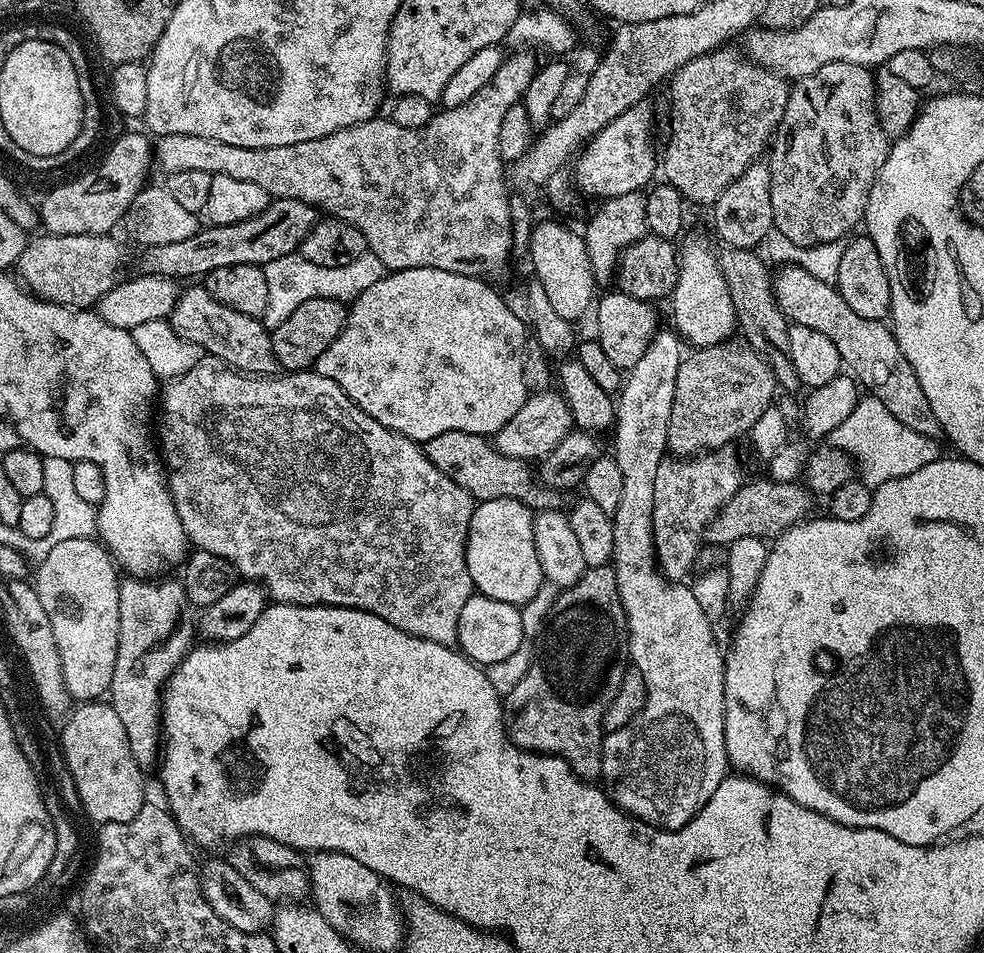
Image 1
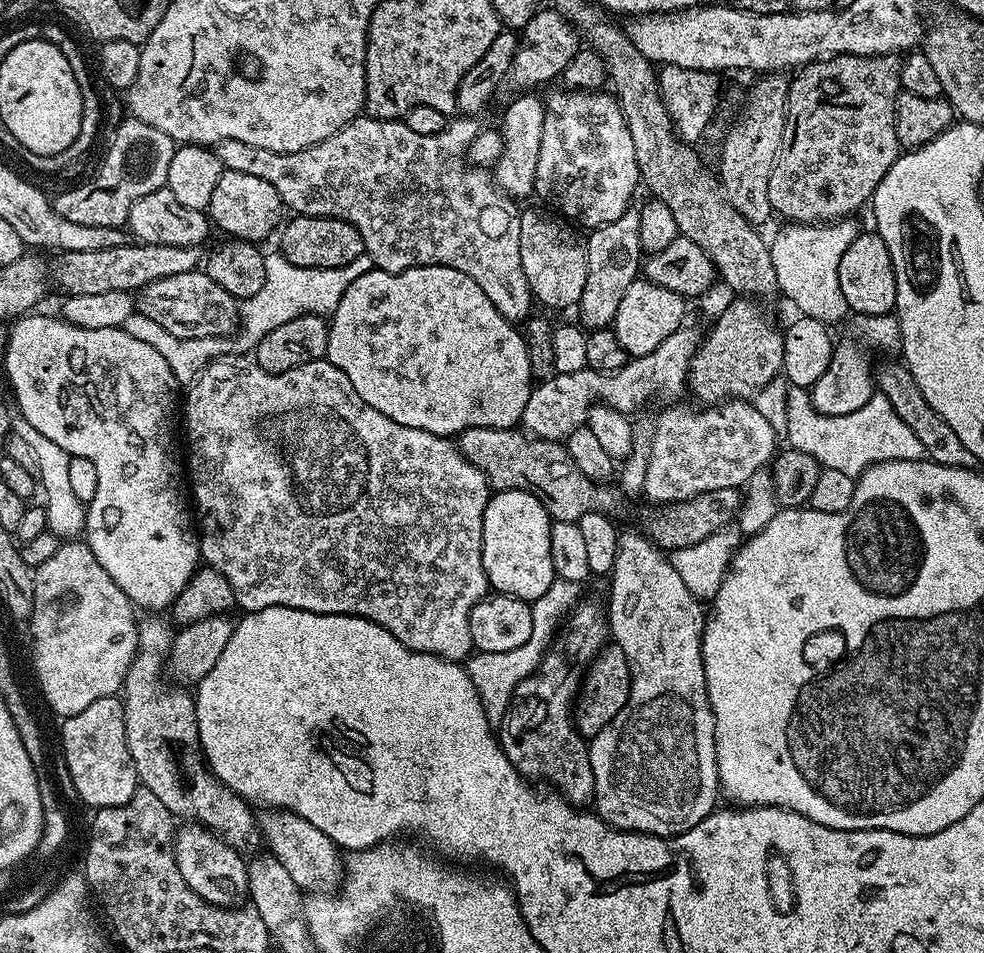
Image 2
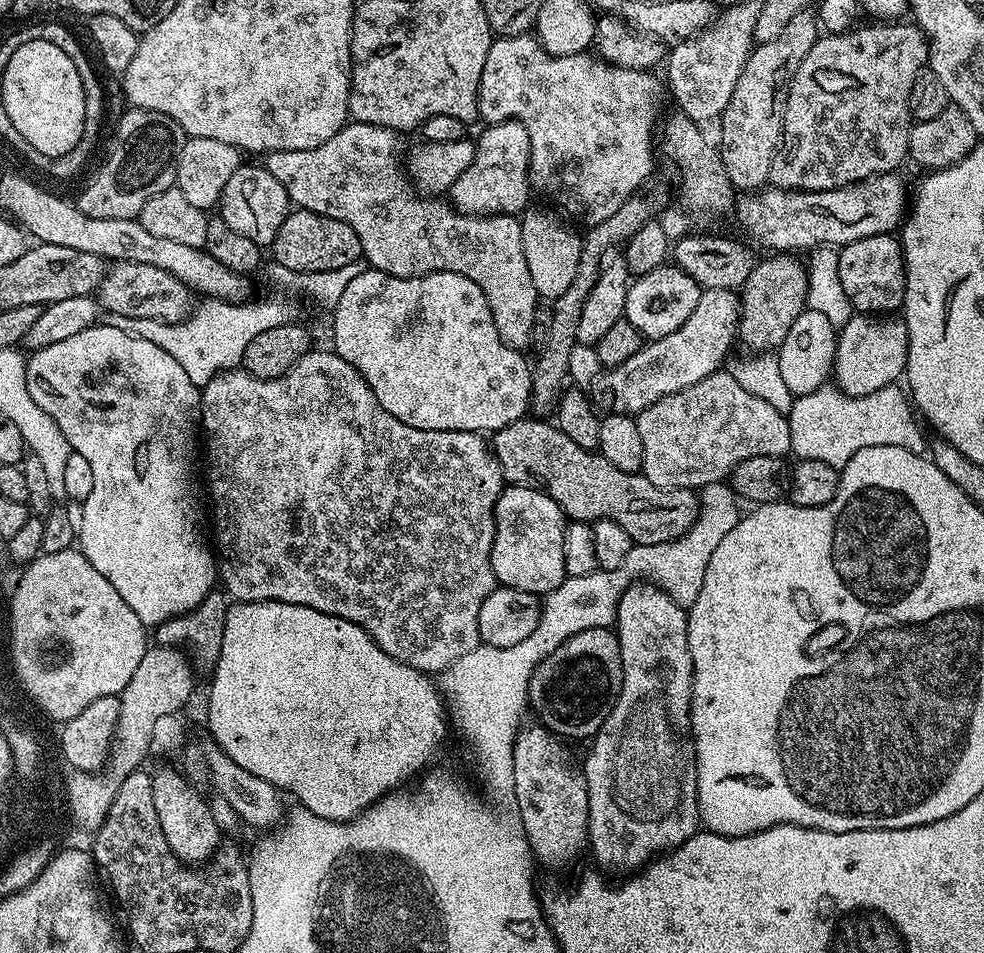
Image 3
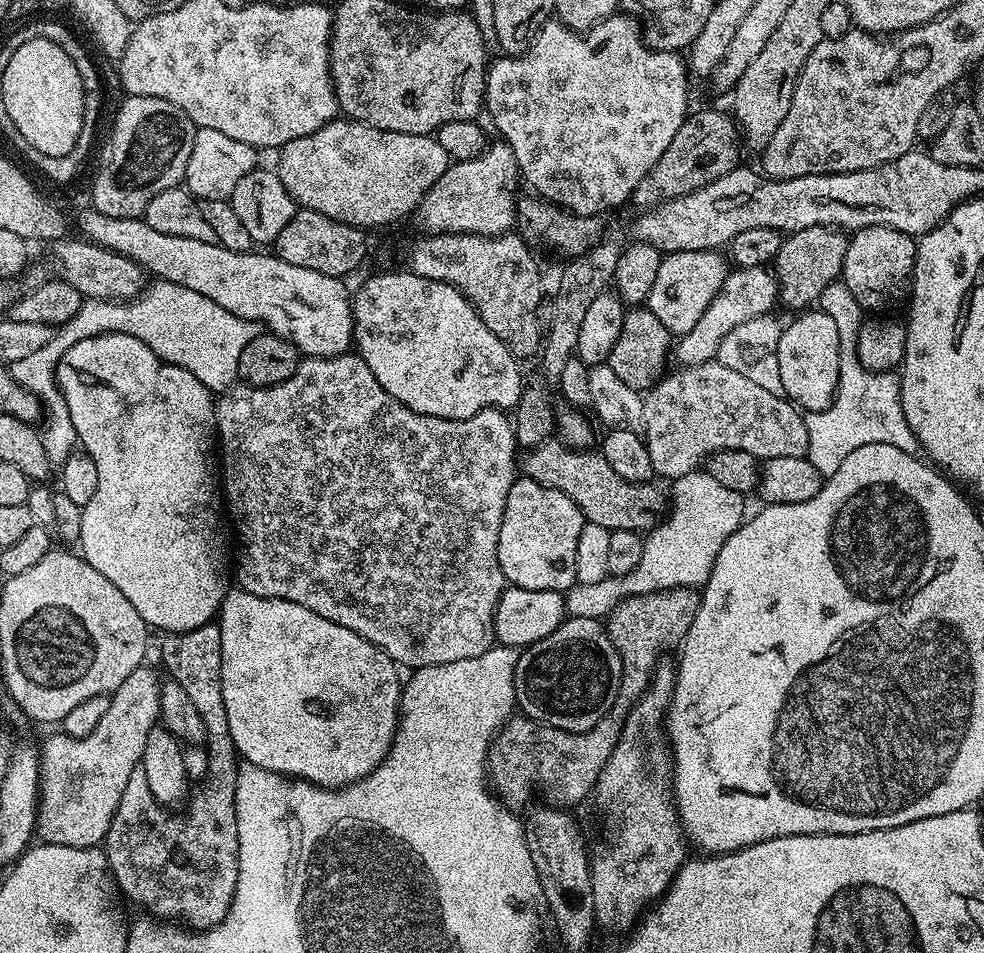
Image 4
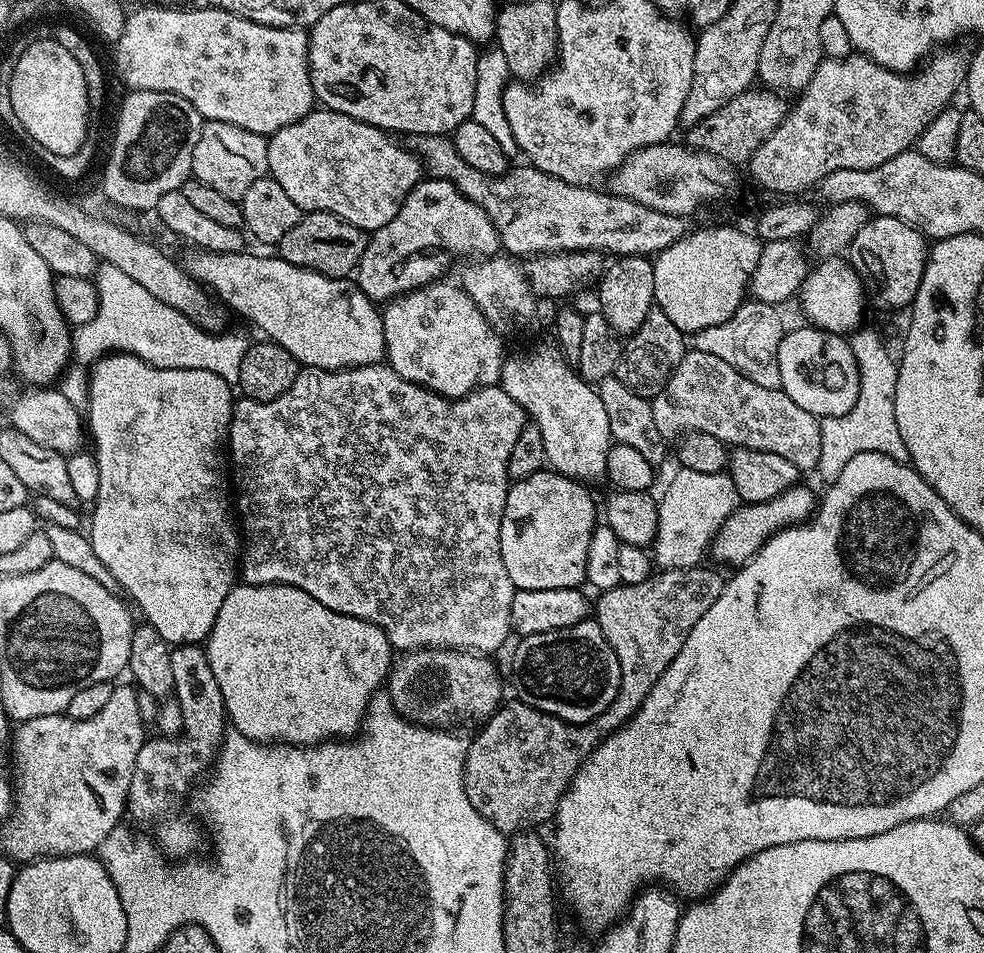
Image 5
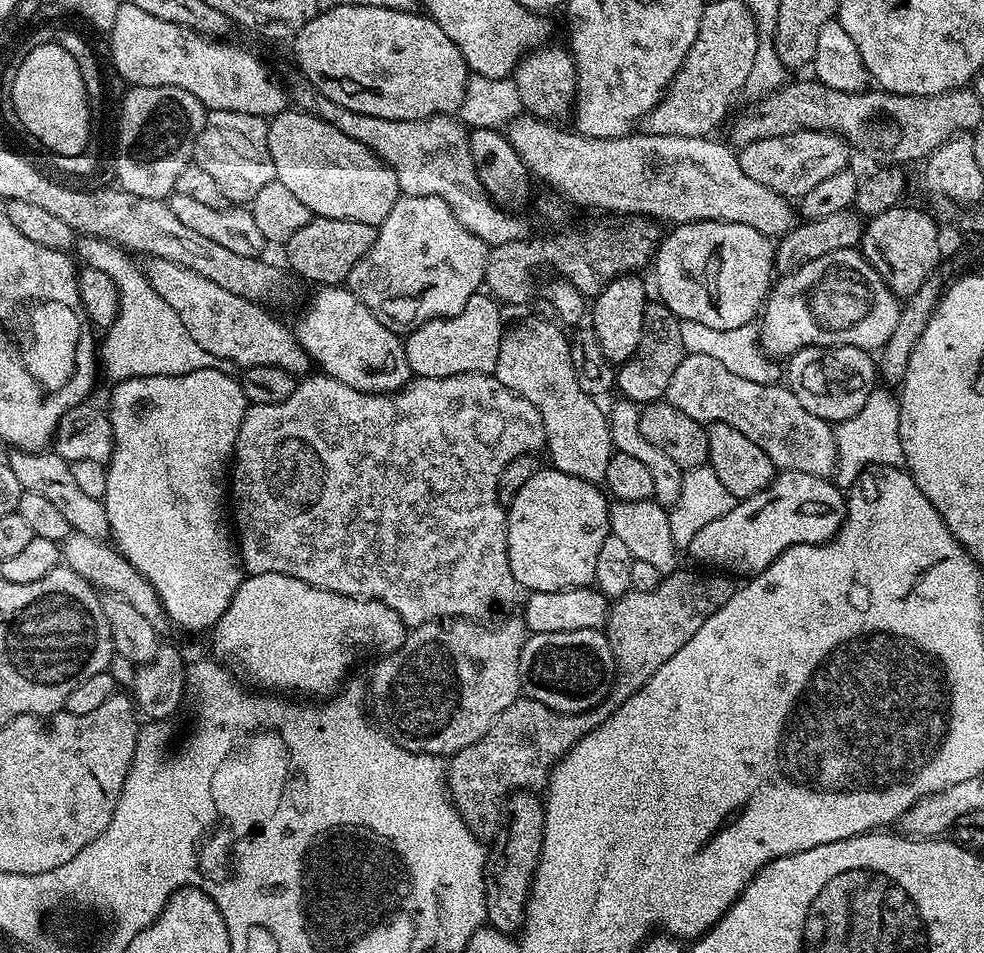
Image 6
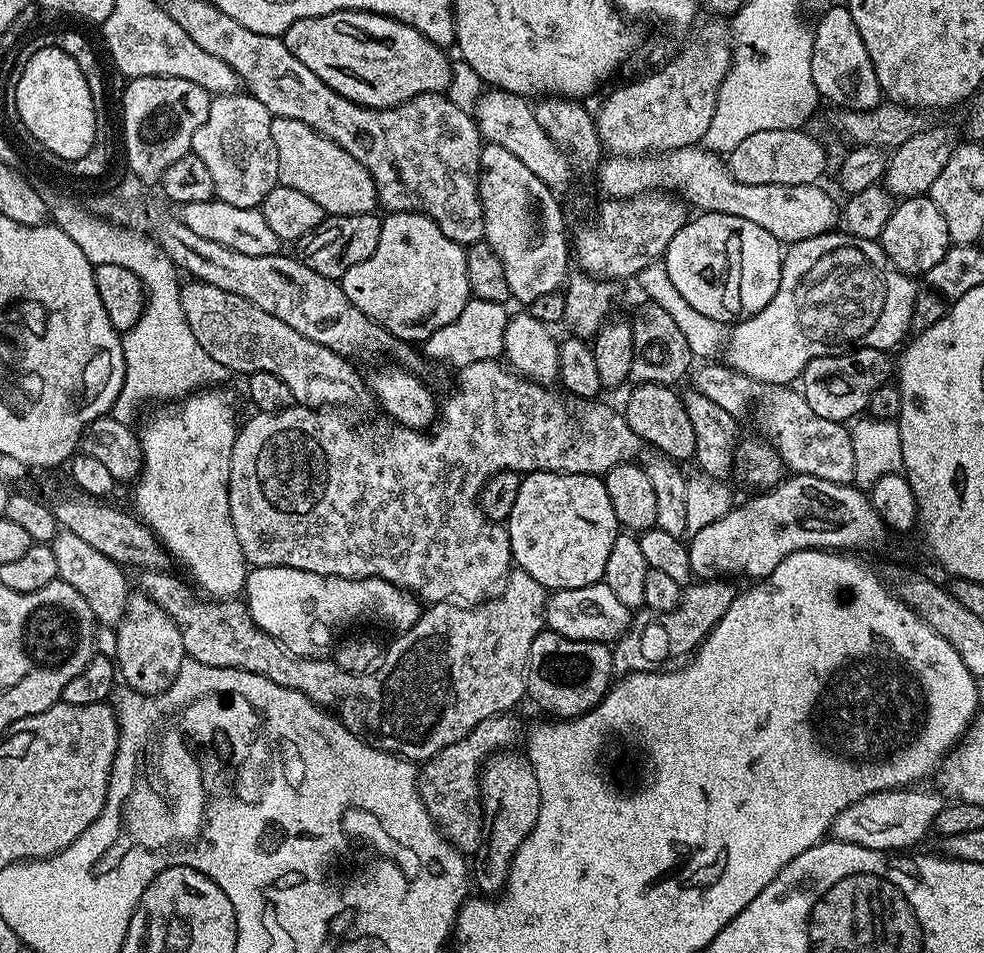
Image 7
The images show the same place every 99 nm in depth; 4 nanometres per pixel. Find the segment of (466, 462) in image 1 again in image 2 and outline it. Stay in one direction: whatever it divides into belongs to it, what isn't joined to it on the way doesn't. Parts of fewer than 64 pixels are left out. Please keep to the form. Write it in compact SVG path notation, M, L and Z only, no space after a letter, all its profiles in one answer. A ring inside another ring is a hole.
M515 427L467 428L459 433L458 447L470 463L482 470L493 489L526 490L534 494L555 522L579 522L582 514L595 512L615 513L622 499L619 487L586 478L586 474L574 466L567 447L558 440L539 440Z

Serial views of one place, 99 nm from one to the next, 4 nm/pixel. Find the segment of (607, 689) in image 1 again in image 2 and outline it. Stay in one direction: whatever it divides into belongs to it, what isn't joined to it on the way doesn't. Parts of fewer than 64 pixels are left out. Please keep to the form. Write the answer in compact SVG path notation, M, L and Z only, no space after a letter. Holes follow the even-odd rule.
M585 602L577 603L576 607L564 617L557 633L552 637L552 643L548 645L548 649L544 652L544 657L540 659L540 664L528 677L522 682L518 682L518 686L514 690L514 694L510 698L510 702L506 706L506 714L500 721L498 721L498 739L500 741L500 748L506 754L506 758L514 765L516 771L529 782L537 782L541 780L542 783L548 784L549 789L555 790L559 795L563 796L569 804L577 806L588 806L596 799L596 791L594 790L594 770L590 766L590 754L588 753L589 741L581 736L580 731L576 728L574 719L574 701L580 691L582 683L582 670L587 669L588 665L597 656L603 648L609 643L610 629L608 627L608 614L603 603L600 604L584 604Z

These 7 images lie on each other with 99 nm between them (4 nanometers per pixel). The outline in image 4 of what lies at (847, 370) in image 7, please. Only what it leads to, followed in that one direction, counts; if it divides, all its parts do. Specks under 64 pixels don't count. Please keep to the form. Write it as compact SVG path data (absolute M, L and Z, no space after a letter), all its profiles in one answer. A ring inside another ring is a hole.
M804 310L799 313L797 320L783 325L783 332L778 338L778 365L784 387L784 396L793 404L808 412L821 411L831 406L835 398L839 382L839 338L838 329L829 314L821 310Z

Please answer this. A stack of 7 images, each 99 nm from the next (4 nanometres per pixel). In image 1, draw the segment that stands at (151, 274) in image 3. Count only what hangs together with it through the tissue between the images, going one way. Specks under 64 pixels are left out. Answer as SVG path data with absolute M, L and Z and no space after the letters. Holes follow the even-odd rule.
M185 287L170 317L172 328L186 342L194 342L207 355L216 356L230 367L245 374L272 374L278 365L272 349L269 329L257 317L247 316L214 298L207 287Z

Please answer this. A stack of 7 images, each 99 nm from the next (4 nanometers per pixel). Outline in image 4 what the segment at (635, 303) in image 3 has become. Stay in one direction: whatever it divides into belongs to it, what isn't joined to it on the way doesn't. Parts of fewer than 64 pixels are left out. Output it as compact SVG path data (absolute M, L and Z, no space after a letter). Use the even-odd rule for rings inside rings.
M686 250L685 252L669 252L661 259L658 275L654 278L654 286L650 286L650 294L646 307L652 311L654 318L666 326L673 337L684 336L694 330L698 318L714 302L718 290L730 271L727 259L720 257L719 251L703 252L702 250Z

